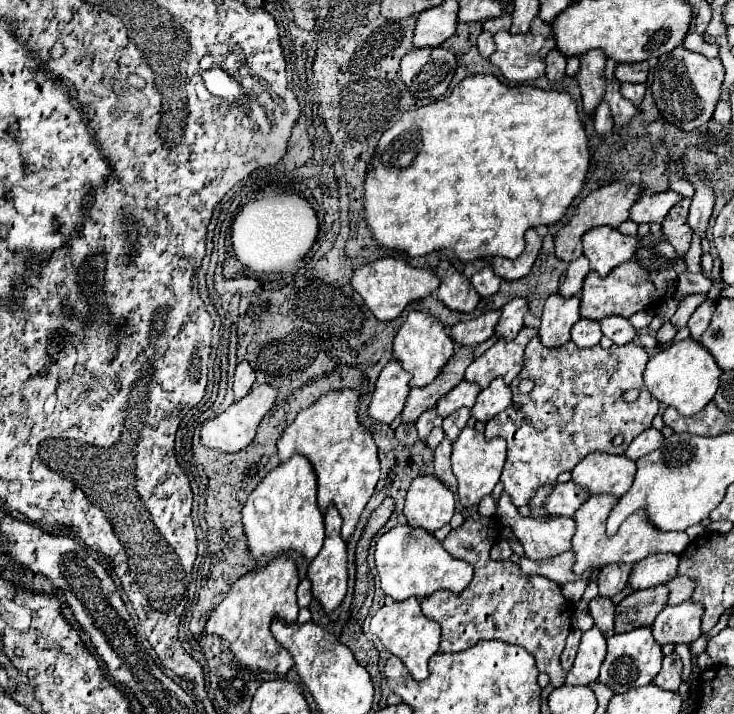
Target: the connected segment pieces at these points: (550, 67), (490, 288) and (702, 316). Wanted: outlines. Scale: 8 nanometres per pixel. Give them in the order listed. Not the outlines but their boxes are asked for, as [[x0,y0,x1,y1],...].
[[546,49,566,81],[470,267,500,297],[688,299,714,339]]

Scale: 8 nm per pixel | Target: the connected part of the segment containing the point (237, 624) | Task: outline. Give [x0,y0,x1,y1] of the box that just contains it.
[206,557,298,677]

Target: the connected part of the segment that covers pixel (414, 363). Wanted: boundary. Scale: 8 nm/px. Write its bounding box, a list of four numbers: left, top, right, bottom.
[392,311,454,387]

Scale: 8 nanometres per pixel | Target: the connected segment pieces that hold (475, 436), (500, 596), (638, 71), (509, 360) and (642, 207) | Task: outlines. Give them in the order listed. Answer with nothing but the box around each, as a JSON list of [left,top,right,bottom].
[[452,427,506,507],[422,513,576,687],[614,63,648,83],[464,327,538,389],[630,191,682,223]]

